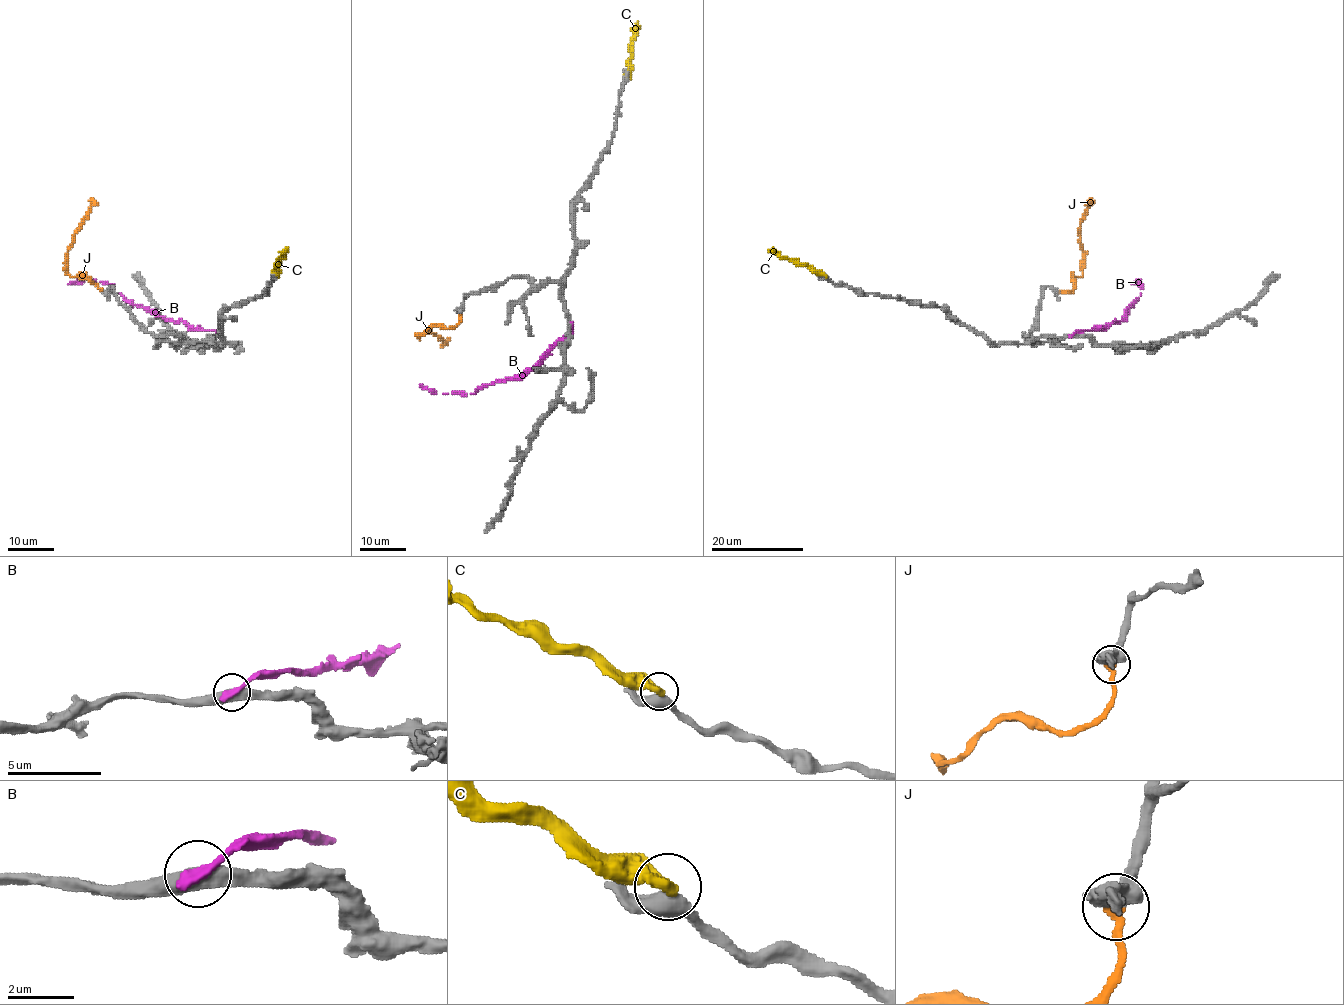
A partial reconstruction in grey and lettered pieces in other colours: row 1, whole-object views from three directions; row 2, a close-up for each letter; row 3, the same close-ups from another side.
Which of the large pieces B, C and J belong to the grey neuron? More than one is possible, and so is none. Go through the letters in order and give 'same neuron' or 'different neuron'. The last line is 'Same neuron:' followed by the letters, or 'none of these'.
B: different neuron
C: different neuron
J: same neuron
Same neuron: J

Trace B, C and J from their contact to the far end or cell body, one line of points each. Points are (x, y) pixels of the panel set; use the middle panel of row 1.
B: (572, 323), (566, 335), (535, 365), (483, 385), (473, 394), (435, 394), (420, 385)
C: (628, 78), (637, 20)
J: (460, 312), (461, 320), (455, 326), (446, 328), (433, 325), (418, 335), (436, 335), (446, 342), (449, 338)

